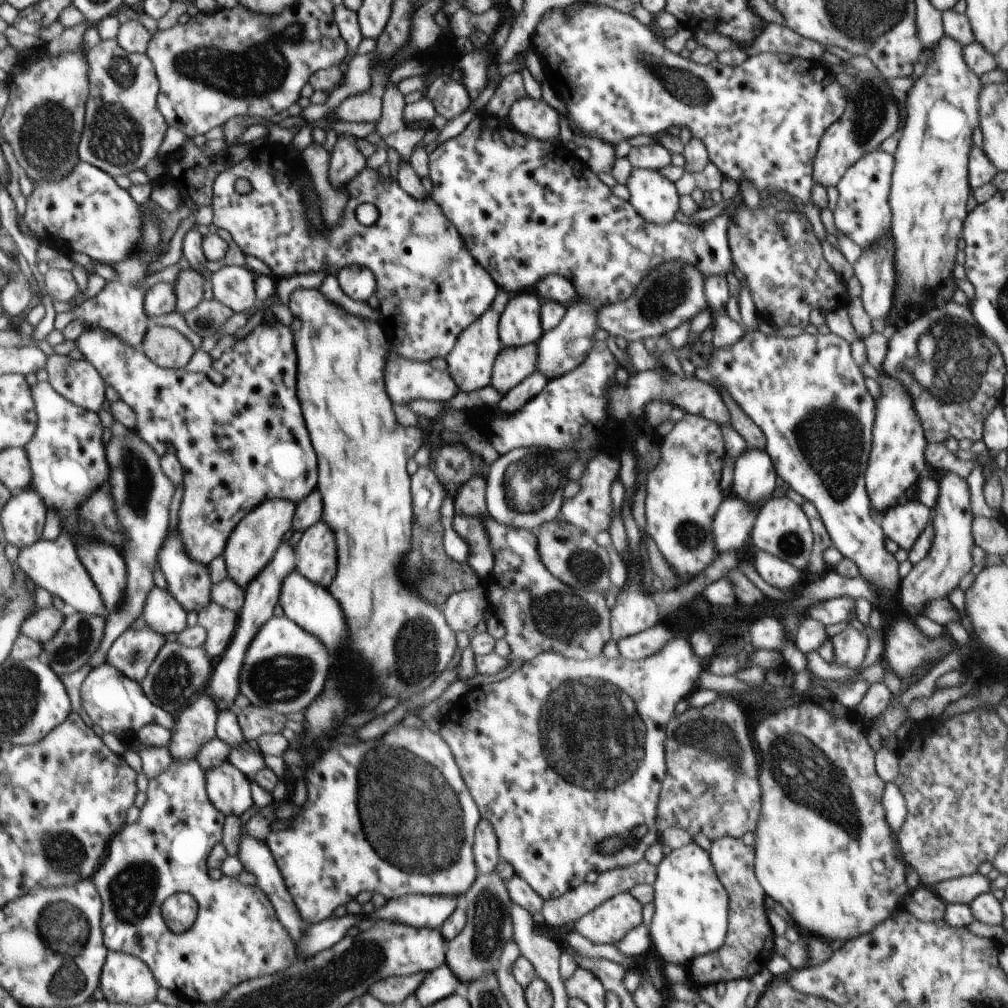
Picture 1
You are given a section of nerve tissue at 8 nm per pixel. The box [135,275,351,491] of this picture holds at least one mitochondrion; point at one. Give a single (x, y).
(206, 322)

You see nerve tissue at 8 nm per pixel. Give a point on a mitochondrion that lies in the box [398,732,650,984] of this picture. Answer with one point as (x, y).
(487, 924)

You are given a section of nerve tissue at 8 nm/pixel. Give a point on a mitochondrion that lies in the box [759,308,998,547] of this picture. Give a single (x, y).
(950, 364)

